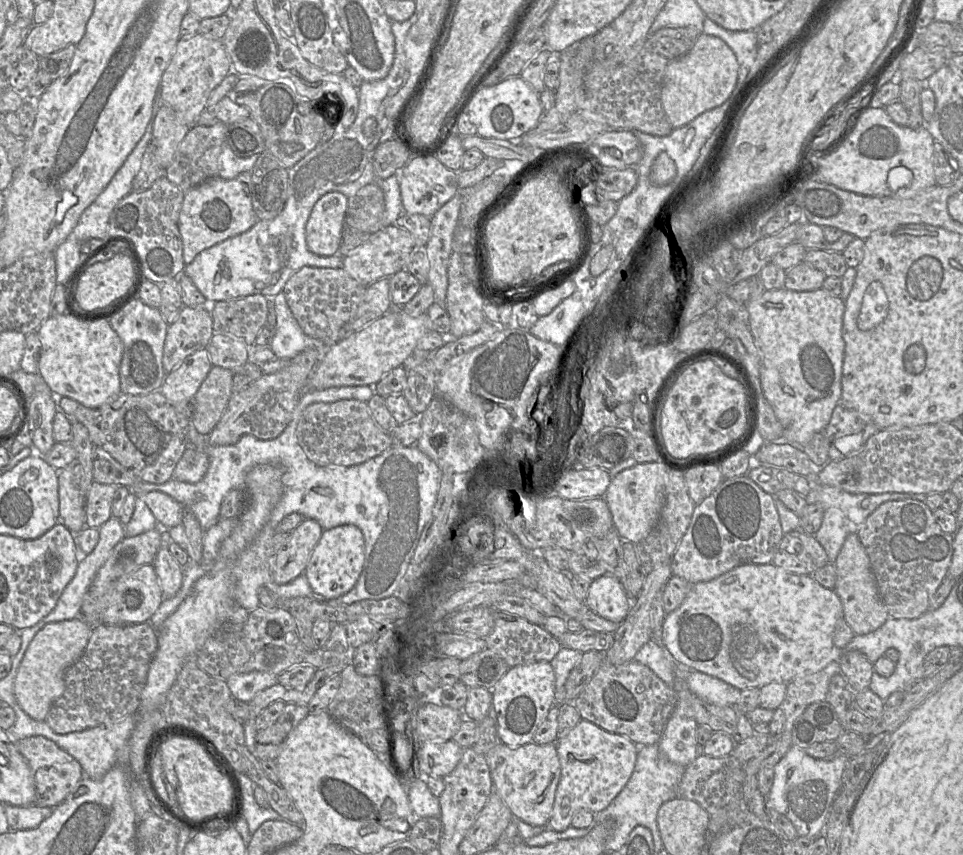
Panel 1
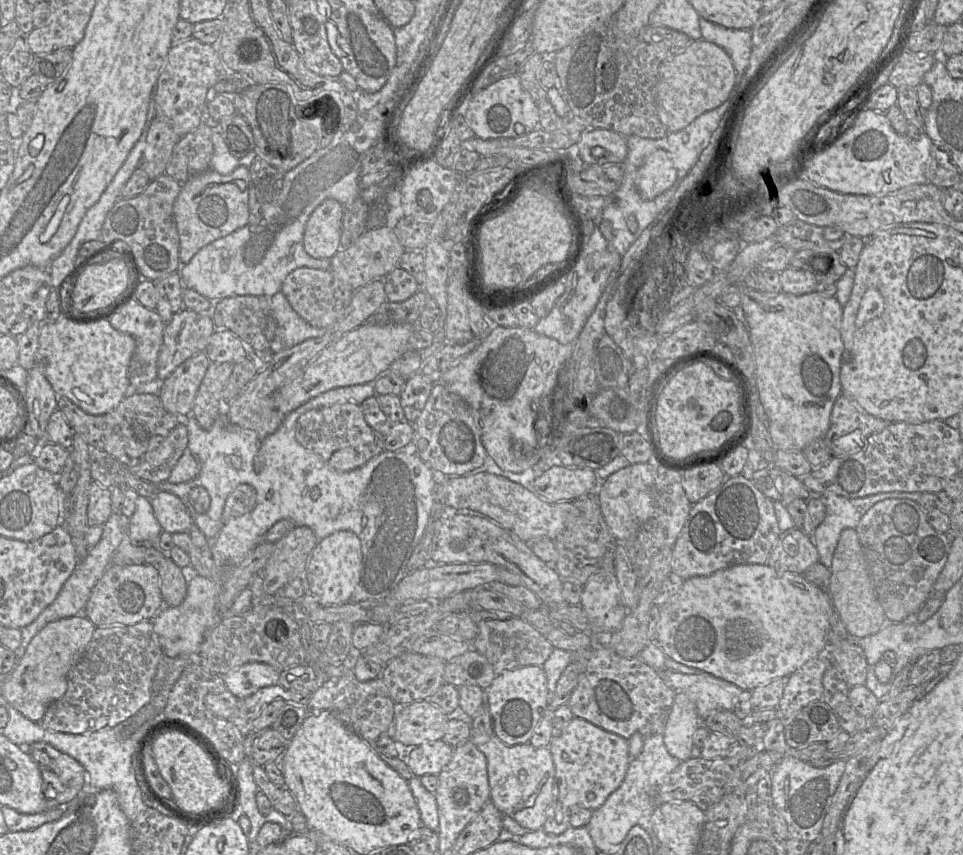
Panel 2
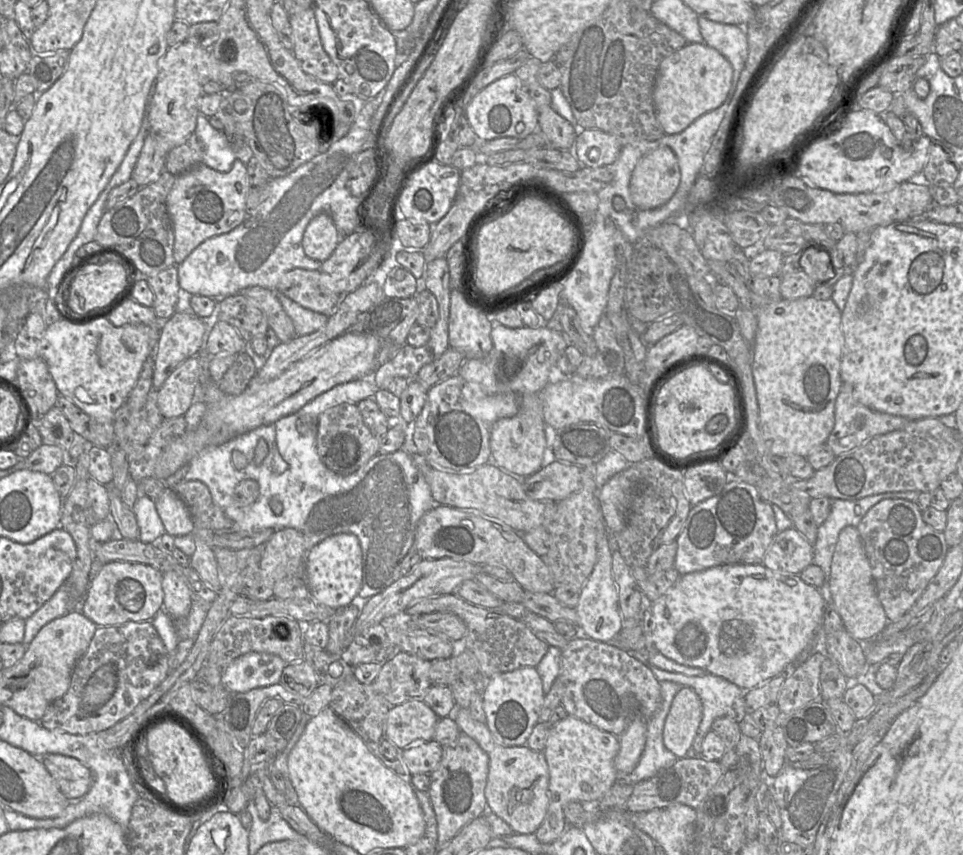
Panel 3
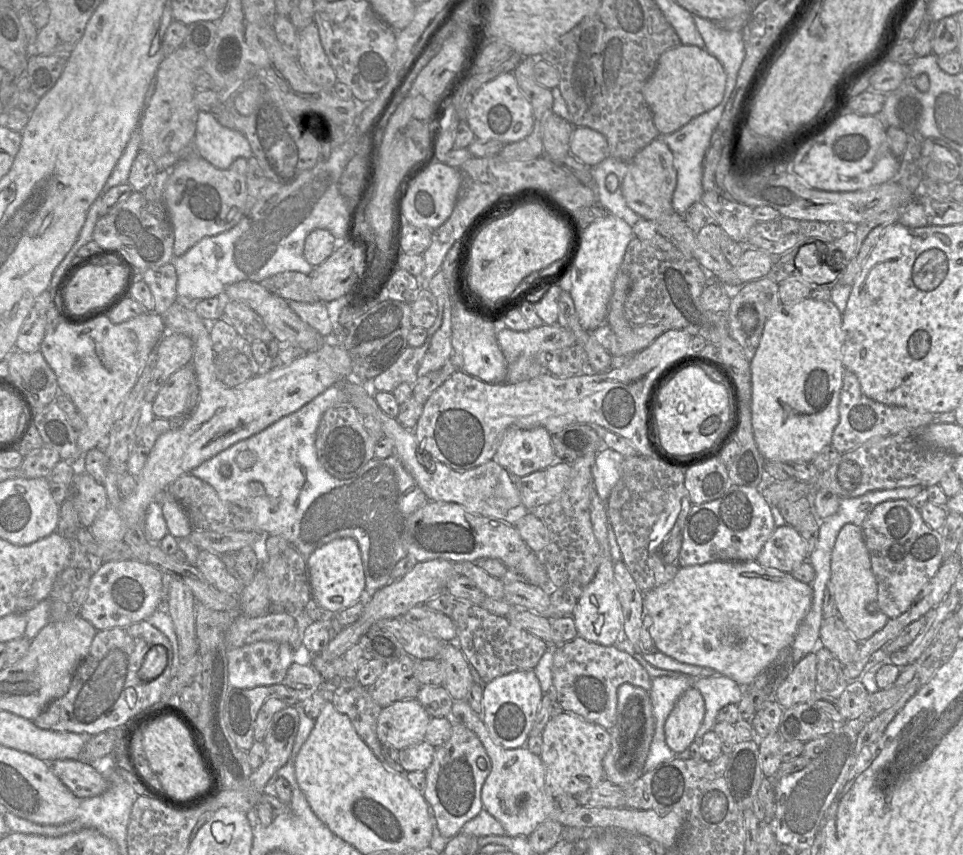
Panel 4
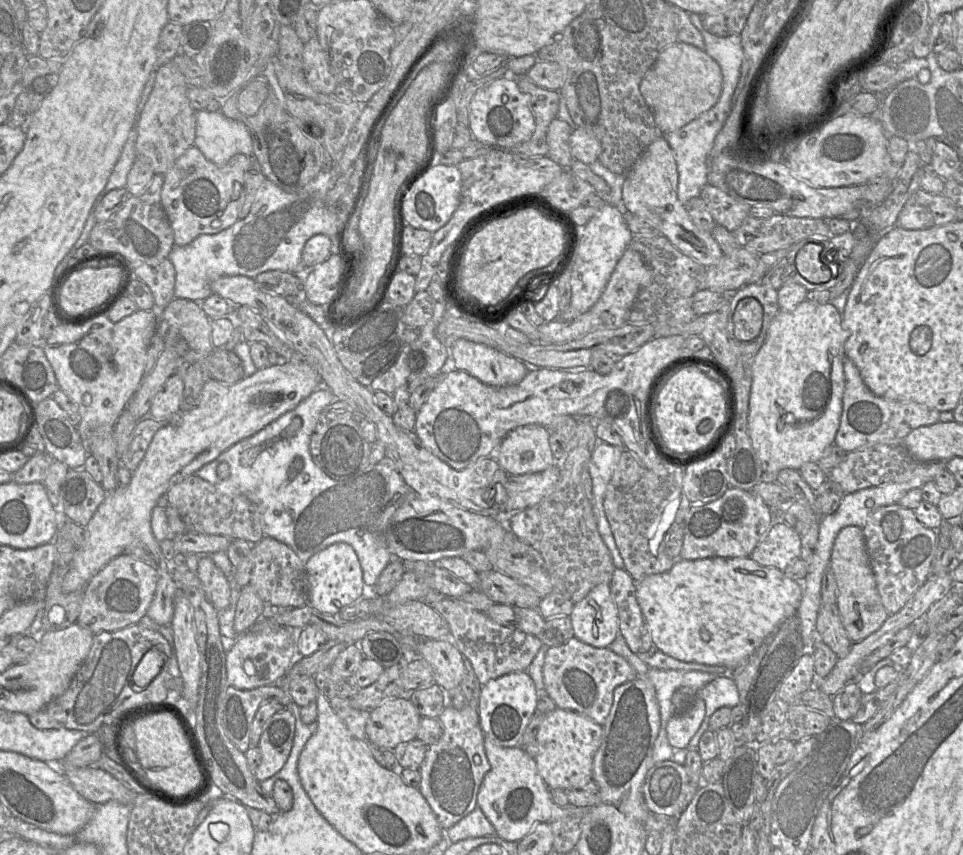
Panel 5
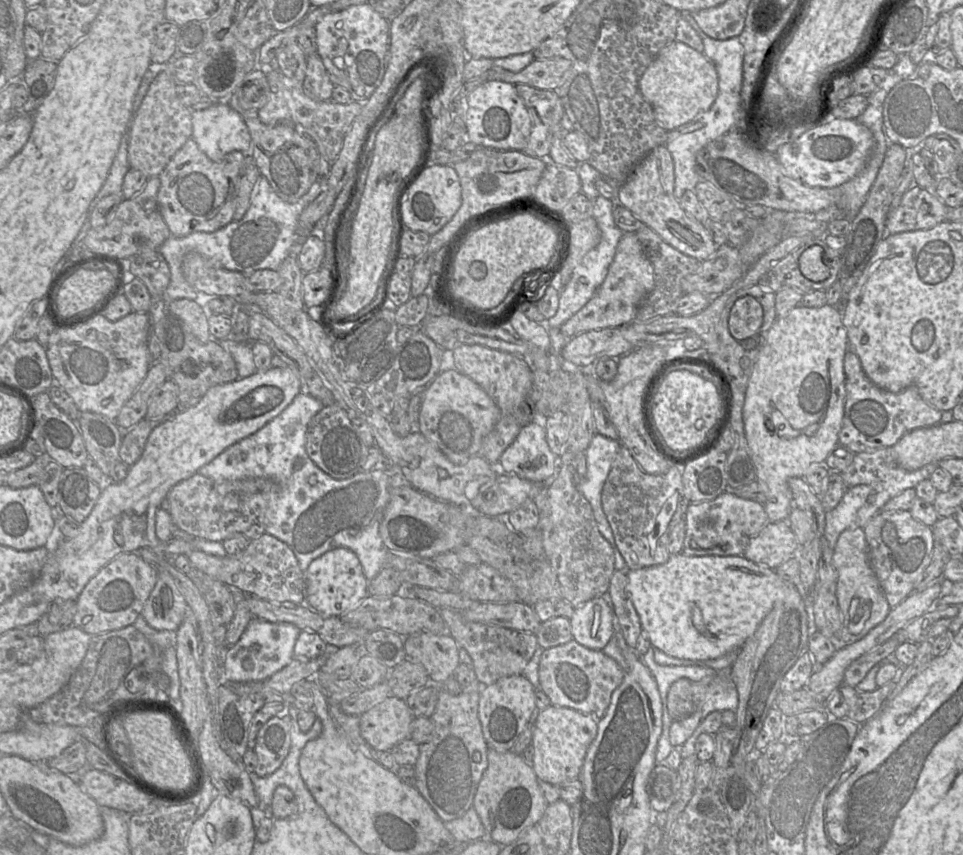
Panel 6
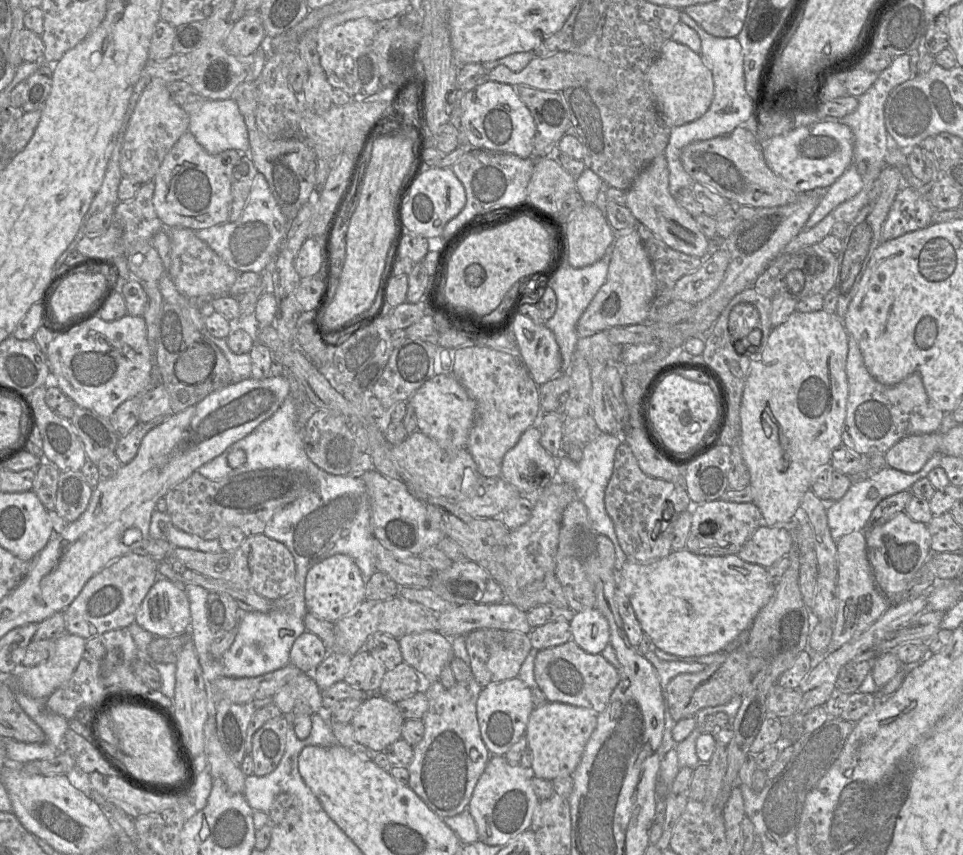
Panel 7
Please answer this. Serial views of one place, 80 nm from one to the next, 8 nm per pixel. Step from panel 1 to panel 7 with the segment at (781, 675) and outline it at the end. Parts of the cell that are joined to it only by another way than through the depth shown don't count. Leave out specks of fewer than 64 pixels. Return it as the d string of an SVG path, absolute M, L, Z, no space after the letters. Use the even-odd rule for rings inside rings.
M682 549L650 564L627 560L617 572L644 633L654 645L679 657L699 657L722 651L743 630L750 628L759 611L774 593L775 582L766 568L742 560L737 554L696 555Z

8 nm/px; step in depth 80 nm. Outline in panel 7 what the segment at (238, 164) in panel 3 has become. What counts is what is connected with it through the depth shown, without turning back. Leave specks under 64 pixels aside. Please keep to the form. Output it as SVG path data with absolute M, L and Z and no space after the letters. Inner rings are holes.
M189 130L186 131L167 153L154 178L153 204L164 226L200 230L229 221L232 204L232 174L240 158L241 153L234 149L212 155L197 142Z

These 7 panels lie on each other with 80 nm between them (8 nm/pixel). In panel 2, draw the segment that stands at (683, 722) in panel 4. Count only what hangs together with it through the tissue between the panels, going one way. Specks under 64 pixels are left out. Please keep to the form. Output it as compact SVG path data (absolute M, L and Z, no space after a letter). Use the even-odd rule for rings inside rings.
M676 692L663 733L668 752L680 761L691 758L693 736L700 725L695 703L682 692Z

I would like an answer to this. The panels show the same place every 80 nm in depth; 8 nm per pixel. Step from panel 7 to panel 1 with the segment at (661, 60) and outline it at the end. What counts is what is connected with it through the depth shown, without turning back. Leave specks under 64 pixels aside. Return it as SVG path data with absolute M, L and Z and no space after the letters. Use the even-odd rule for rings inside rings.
M701 33L693 47L670 62L661 87L663 110L675 128L682 127L700 114L722 105L732 93L738 77L738 62L732 50L718 37Z

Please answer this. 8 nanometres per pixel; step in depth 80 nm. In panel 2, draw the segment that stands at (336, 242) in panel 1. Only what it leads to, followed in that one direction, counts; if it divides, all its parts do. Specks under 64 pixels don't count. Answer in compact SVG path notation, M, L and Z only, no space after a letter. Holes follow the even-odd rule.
M333 198L324 200L310 215L303 245L313 258L331 259L340 250L344 206Z

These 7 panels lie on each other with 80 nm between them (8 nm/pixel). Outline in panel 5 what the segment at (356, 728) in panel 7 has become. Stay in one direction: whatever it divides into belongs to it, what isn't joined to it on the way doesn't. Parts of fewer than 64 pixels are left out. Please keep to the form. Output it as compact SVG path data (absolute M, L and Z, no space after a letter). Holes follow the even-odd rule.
M408 697L393 698L370 711L366 733L378 748L395 749L400 743L416 739L421 718Z

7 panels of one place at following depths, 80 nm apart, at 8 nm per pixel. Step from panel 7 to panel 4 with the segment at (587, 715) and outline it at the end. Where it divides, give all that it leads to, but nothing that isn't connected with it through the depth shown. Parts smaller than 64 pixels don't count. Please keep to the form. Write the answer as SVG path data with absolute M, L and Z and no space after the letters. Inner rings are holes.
M564 711L550 718L541 736L543 745L539 756L545 769L546 788L552 797L557 798L564 794L576 796L604 779L603 759L611 745L608 730Z

